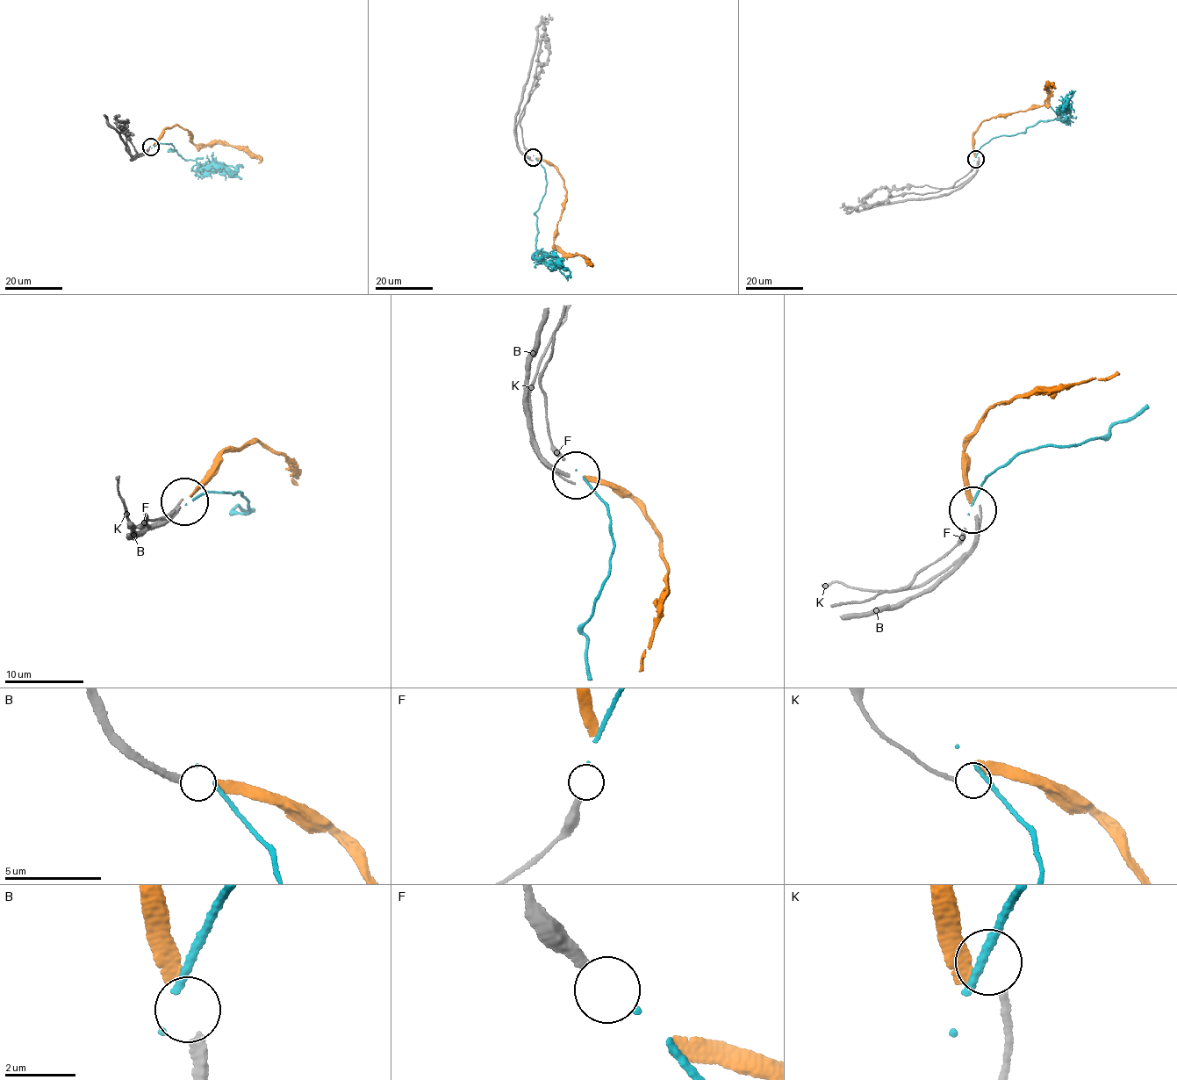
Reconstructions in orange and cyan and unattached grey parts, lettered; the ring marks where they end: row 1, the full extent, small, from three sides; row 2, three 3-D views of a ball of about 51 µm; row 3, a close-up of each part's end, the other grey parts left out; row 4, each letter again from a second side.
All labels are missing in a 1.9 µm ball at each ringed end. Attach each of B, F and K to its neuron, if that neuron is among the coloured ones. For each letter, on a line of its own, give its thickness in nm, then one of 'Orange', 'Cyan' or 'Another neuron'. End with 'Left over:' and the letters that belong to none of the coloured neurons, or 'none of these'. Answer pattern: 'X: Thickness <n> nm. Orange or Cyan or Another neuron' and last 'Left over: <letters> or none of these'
B: Thickness 360 nm. Orange
F: Thickness 320 nm. Cyan
K: Thickness 200 nm. Another neuron
Left over: K

